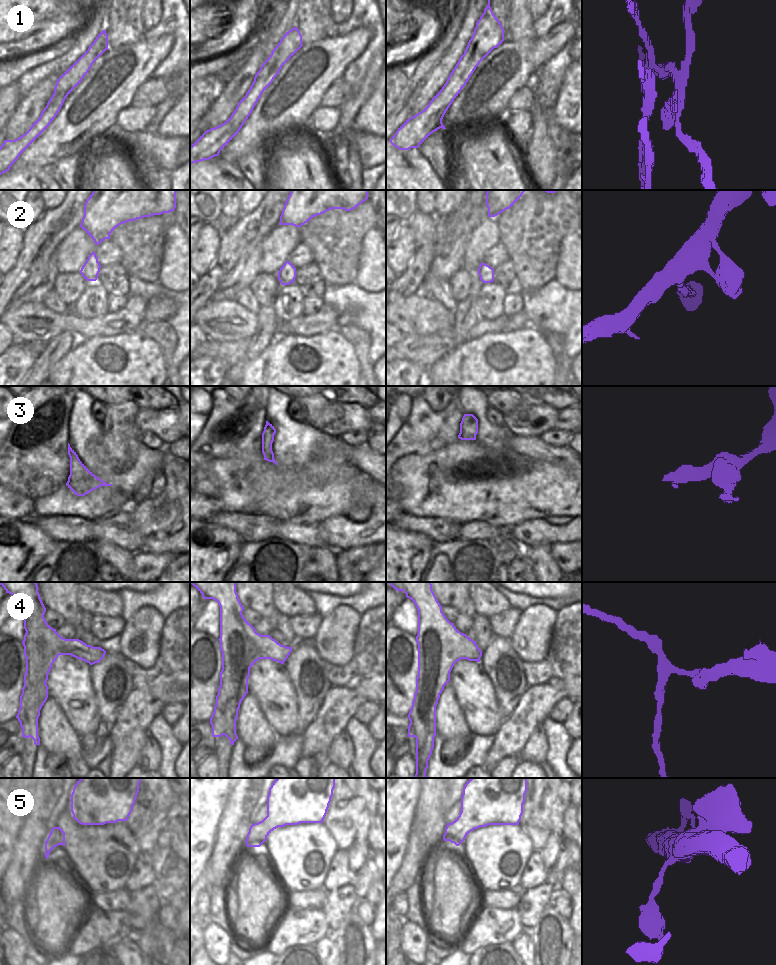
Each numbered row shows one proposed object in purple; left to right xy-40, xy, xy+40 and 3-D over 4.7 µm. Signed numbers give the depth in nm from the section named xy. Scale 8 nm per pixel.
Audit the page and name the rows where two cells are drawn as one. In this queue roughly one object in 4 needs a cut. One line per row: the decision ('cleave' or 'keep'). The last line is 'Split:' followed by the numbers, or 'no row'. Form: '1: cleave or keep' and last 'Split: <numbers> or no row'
1: cleave
2: keep
3: keep
4: keep
5: keep
Split: 1

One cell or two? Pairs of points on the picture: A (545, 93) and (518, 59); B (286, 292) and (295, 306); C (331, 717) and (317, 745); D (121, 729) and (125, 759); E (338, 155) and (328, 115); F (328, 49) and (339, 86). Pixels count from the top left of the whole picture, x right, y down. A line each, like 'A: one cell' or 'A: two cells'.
A: two cells
B: one cell
C: one cell
D: two cells
E: one cell
F: two cells

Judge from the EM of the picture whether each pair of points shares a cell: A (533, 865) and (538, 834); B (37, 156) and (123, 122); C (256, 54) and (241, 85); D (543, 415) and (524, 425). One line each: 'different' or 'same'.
A: different
B: different
C: same
D: same

